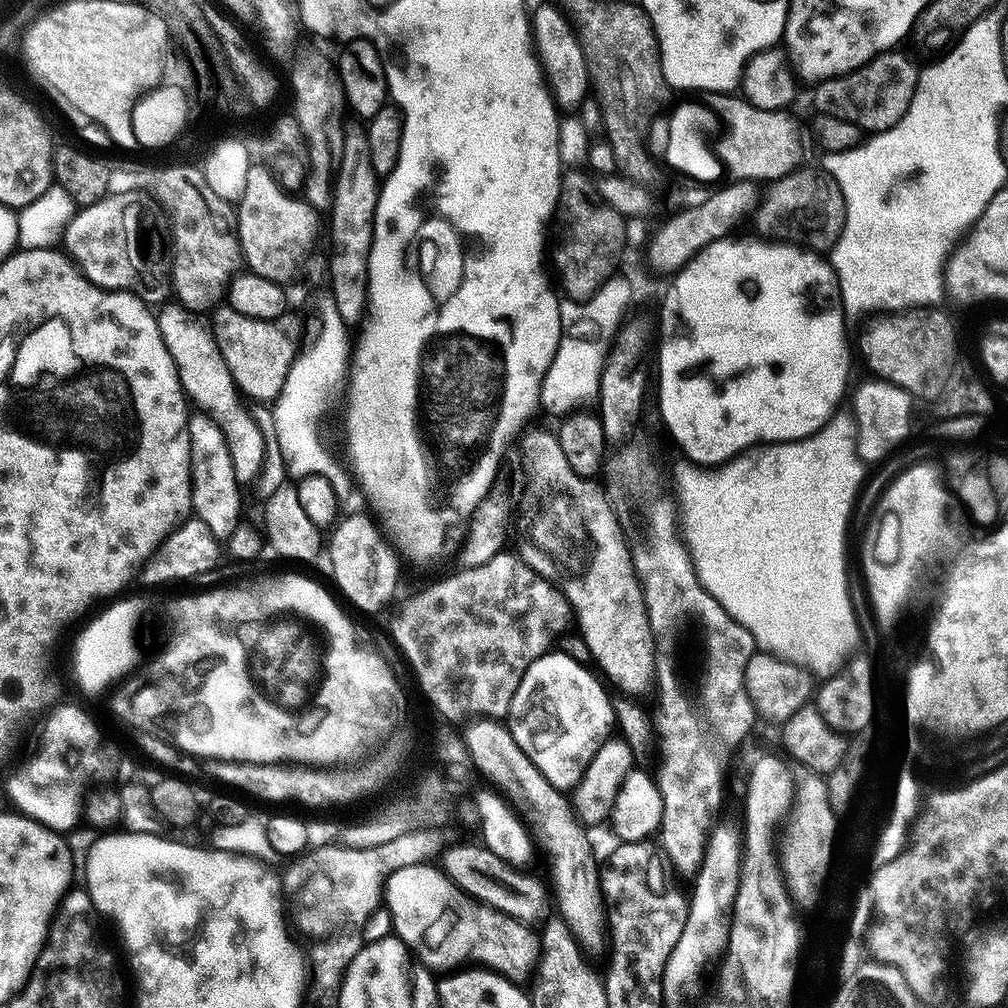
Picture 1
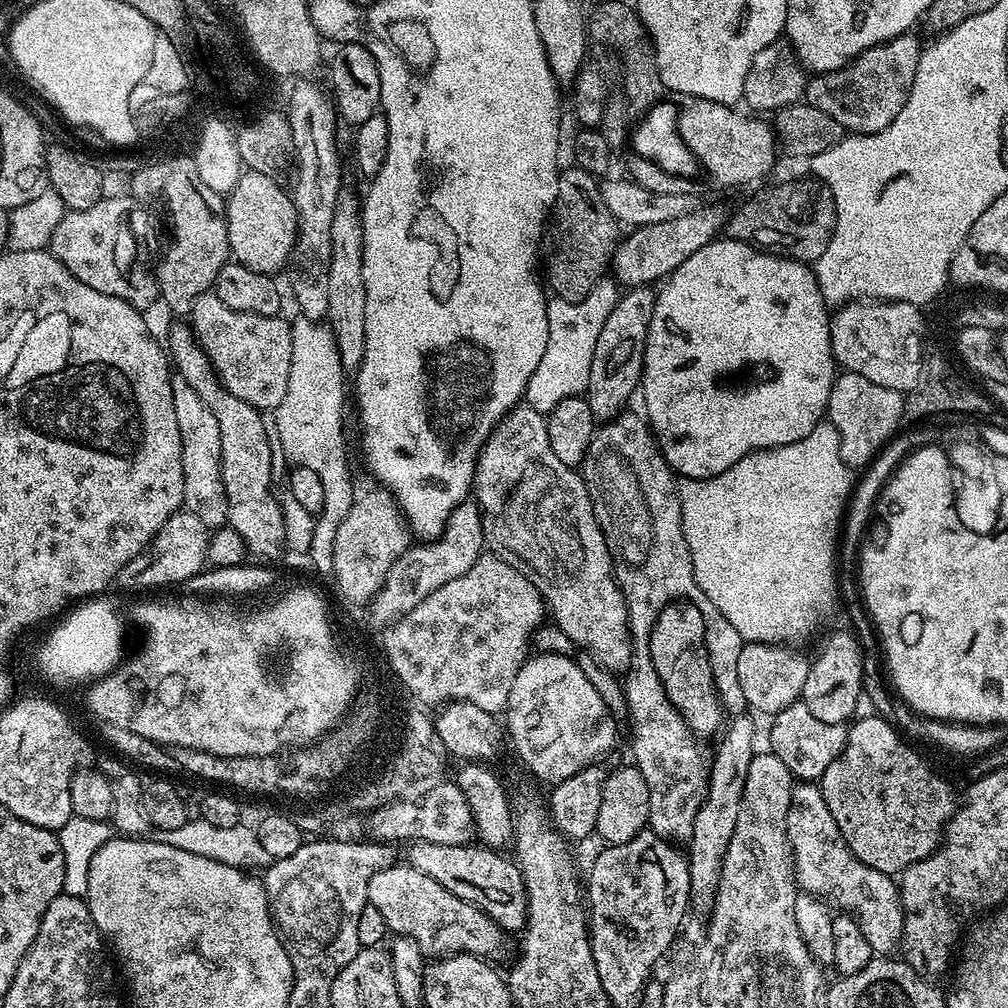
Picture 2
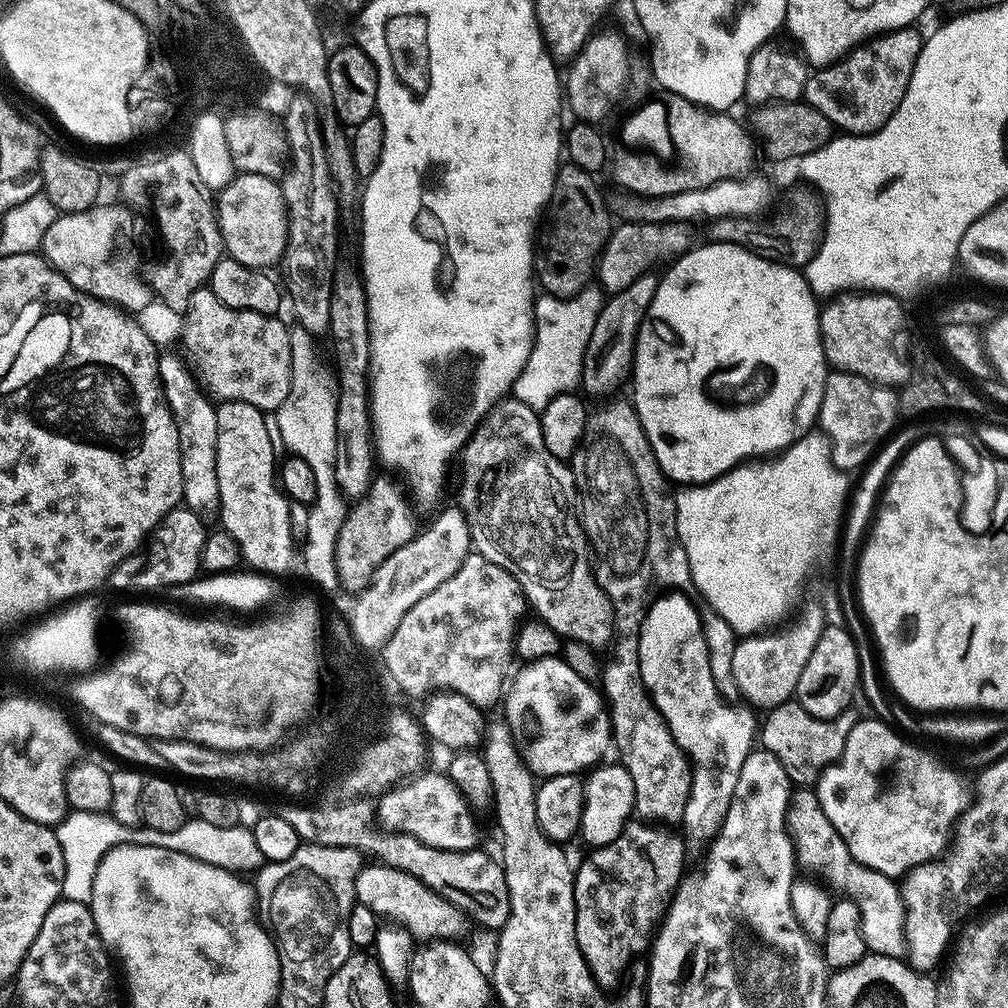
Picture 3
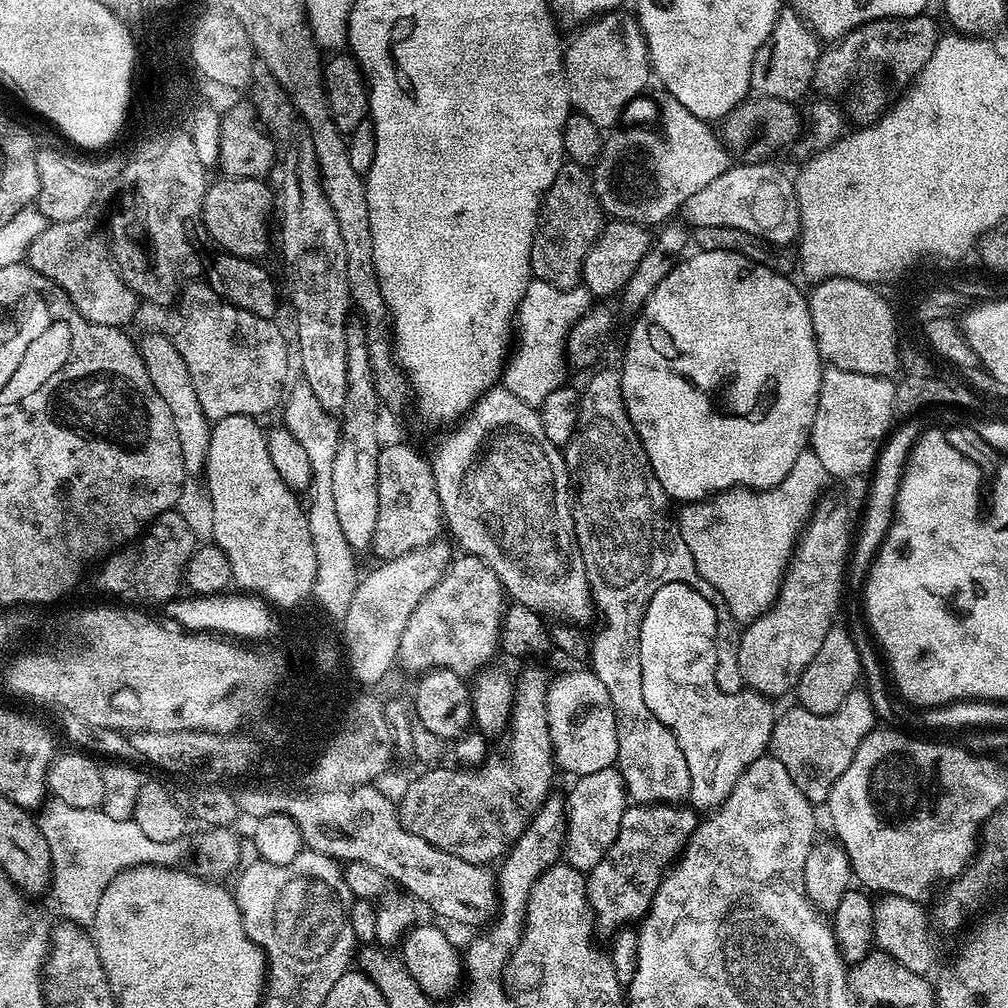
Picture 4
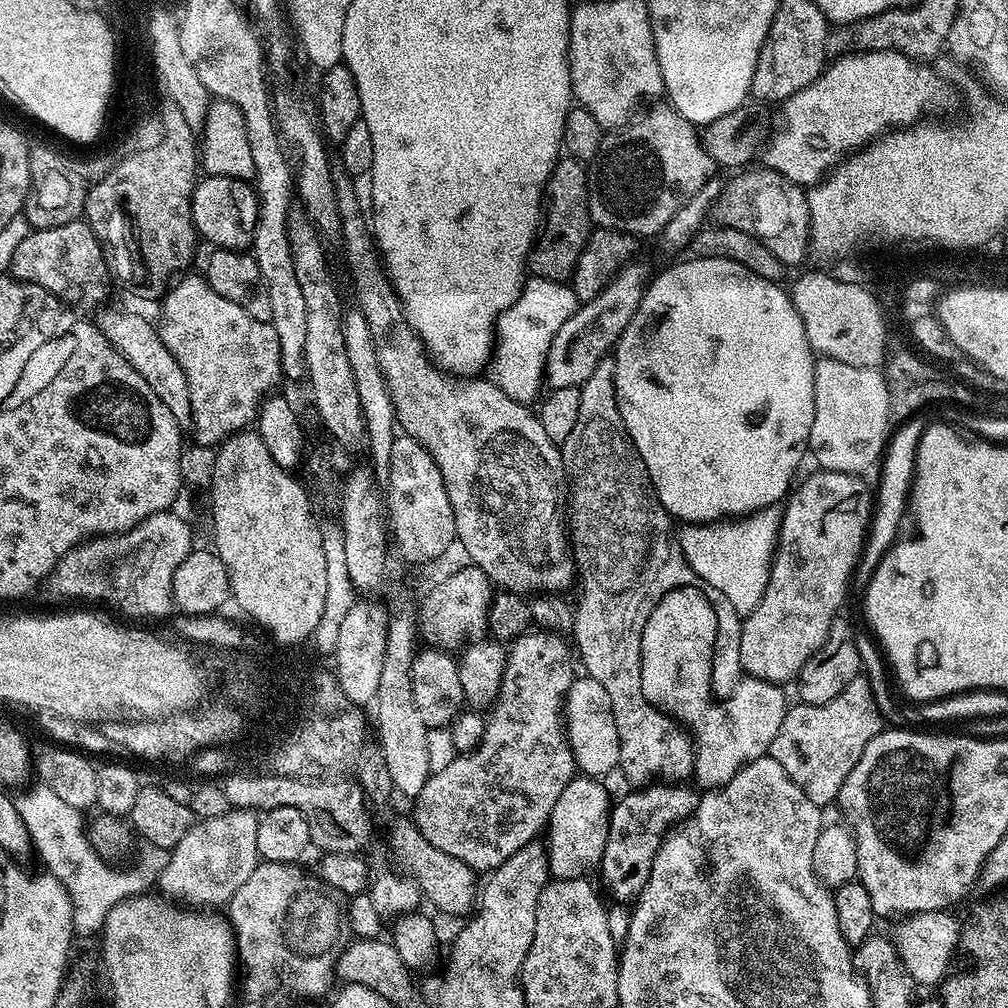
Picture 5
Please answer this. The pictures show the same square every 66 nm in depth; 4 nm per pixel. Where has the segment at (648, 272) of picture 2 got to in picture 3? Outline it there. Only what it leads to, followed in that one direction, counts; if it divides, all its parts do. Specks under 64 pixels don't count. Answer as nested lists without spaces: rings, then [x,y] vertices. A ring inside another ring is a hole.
[[[639,222],[617,223],[604,249],[600,251],[599,259],[594,269],[595,279],[605,293],[611,294],[626,290],[634,278],[638,278],[646,271],[653,269],[659,260],[671,261],[677,256],[683,256],[690,247],[688,241],[689,230],[683,223],[646,224]]]

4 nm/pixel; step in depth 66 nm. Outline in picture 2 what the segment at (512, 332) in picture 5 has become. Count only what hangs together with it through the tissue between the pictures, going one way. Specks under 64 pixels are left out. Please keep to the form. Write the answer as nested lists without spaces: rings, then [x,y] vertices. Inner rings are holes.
[[[605,278],[595,284],[590,294],[586,294],[586,298],[581,300],[548,300],[546,350],[542,354],[542,362],[538,362],[538,370],[534,370],[524,392],[527,407],[547,414],[566,398],[581,395],[587,389],[594,348],[598,346],[598,334],[602,334],[602,326],[606,326],[606,318],[610,318],[610,310],[614,310],[617,299],[617,285]]]

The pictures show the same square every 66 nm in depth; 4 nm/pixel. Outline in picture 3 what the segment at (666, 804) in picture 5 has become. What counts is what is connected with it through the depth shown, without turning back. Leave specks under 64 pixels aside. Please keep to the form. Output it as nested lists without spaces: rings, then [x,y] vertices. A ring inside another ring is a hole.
[[[632,818],[609,845],[593,847],[575,869],[578,950],[582,950],[592,976],[605,990],[612,990],[615,984],[616,988],[630,961],[649,951],[654,931],[686,871],[685,837],[668,828]]]

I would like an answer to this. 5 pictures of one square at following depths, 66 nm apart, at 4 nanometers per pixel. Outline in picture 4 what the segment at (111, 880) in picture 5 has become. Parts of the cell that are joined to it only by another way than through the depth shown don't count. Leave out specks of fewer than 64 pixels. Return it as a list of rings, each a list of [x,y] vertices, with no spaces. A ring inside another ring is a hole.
[[[52,798],[49,799],[39,811],[36,818],[39,829],[42,830],[42,836],[46,839],[46,844],[50,848],[51,854],[51,864],[52,864],[52,894],[57,897],[56,900],[59,906],[62,908],[65,916],[63,916],[67,921],[75,923],[81,926],[91,925],[94,918],[94,914],[97,912],[98,901],[101,898],[106,886],[109,882],[118,875],[120,872],[124,871],[125,868],[136,867],[139,864],[152,864],[158,865],[160,867],[177,867],[186,856],[186,845],[184,840],[175,840],[174,842],[153,842],[141,829],[139,829],[138,824],[131,820],[120,820],[110,818],[104,811],[99,808],[91,808],[90,810],[81,810],[78,807],[67,806],[66,802]]]

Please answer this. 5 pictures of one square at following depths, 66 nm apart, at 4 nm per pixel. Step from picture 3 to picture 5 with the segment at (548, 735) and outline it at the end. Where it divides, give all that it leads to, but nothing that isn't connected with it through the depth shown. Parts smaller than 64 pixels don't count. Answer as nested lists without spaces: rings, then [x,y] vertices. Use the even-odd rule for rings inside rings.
[[[587,674],[573,679],[568,696],[564,700],[564,726],[577,769],[583,775],[604,778],[607,772],[616,772],[620,762],[618,726],[614,726],[614,710],[610,710],[610,698],[602,682],[594,682]]]

